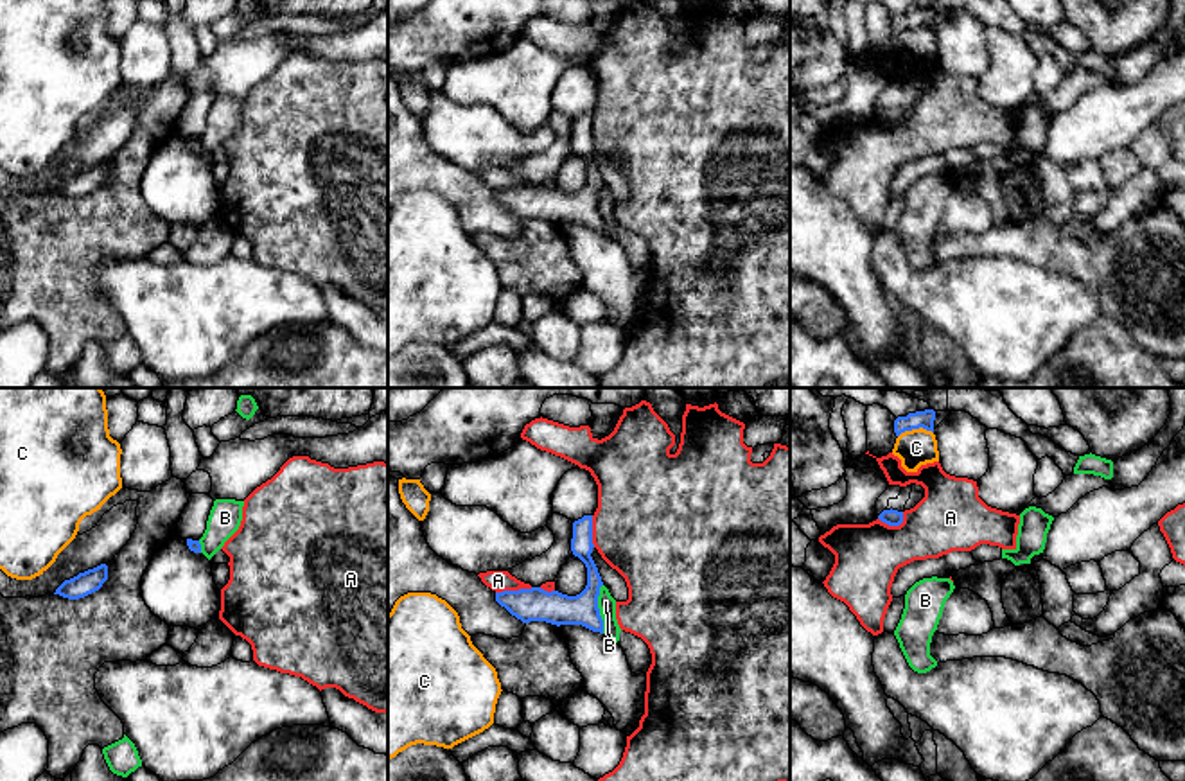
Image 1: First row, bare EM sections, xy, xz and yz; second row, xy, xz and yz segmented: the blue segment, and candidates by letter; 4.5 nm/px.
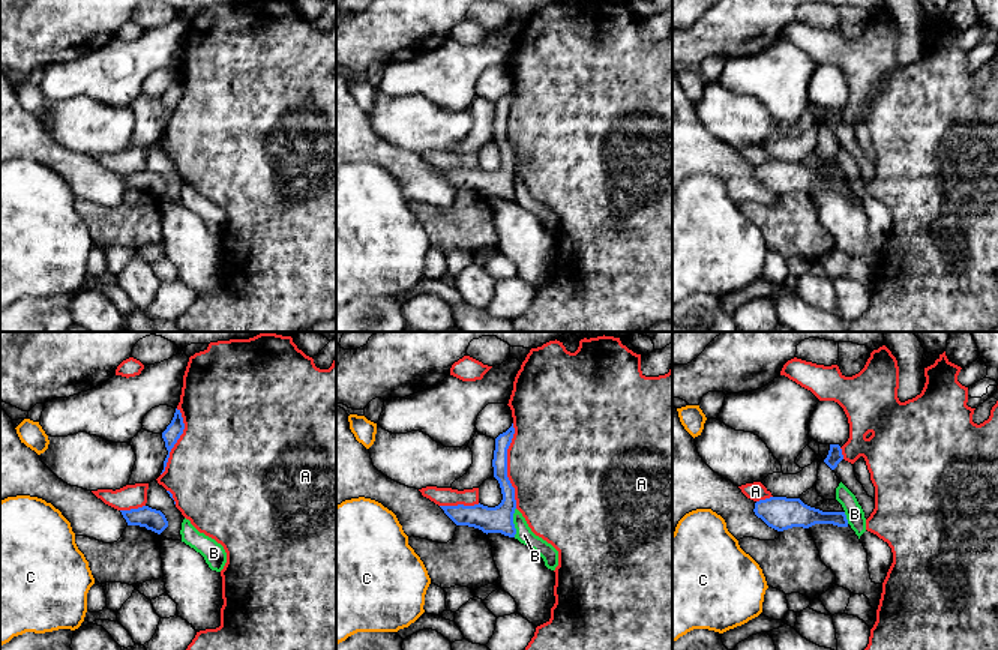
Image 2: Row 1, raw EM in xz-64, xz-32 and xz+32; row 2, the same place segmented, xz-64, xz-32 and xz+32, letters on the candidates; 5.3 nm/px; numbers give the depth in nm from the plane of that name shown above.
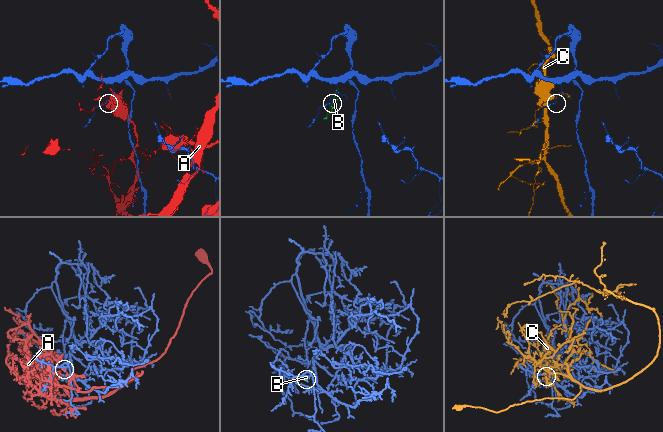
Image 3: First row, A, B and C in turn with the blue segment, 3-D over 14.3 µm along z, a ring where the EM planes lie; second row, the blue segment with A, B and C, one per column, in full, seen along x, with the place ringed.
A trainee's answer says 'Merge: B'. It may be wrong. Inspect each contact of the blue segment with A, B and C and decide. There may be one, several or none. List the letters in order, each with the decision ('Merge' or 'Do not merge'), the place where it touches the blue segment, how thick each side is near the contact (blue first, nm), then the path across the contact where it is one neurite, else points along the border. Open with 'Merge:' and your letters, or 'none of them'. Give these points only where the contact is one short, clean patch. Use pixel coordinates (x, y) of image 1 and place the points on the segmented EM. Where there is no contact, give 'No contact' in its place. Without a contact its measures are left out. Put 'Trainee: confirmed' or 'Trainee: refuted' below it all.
Merge: none of them
A: Do not merge. Touches blue at xz (514, 591). Thickness 150 nm (blue) against 100 nm
B: Do not merge. Touches blue at xz (598, 609). Thickness 150 nm (blue) against 80 nm. Boundary: xz (602, 584), (598, 611), (604, 632)
C: Do not merge. Touches blue at yz (914, 428). Thickness 80 nm (blue) against 170 nm
Trainee: refuted

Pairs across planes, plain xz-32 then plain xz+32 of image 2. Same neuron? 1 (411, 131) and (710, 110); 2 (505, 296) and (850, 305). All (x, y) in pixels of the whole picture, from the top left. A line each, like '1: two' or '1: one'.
1: one
2: one

